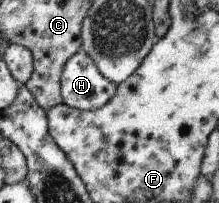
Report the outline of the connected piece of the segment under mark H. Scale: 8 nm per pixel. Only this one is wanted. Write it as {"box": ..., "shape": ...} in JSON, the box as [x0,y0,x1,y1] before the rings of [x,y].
{"box":[61,49,117,110],"shape":[[[82,49],[66,62],[61,74],[63,104],[76,110],[102,108],[116,94],[116,88],[117,84],[104,78]]]}

